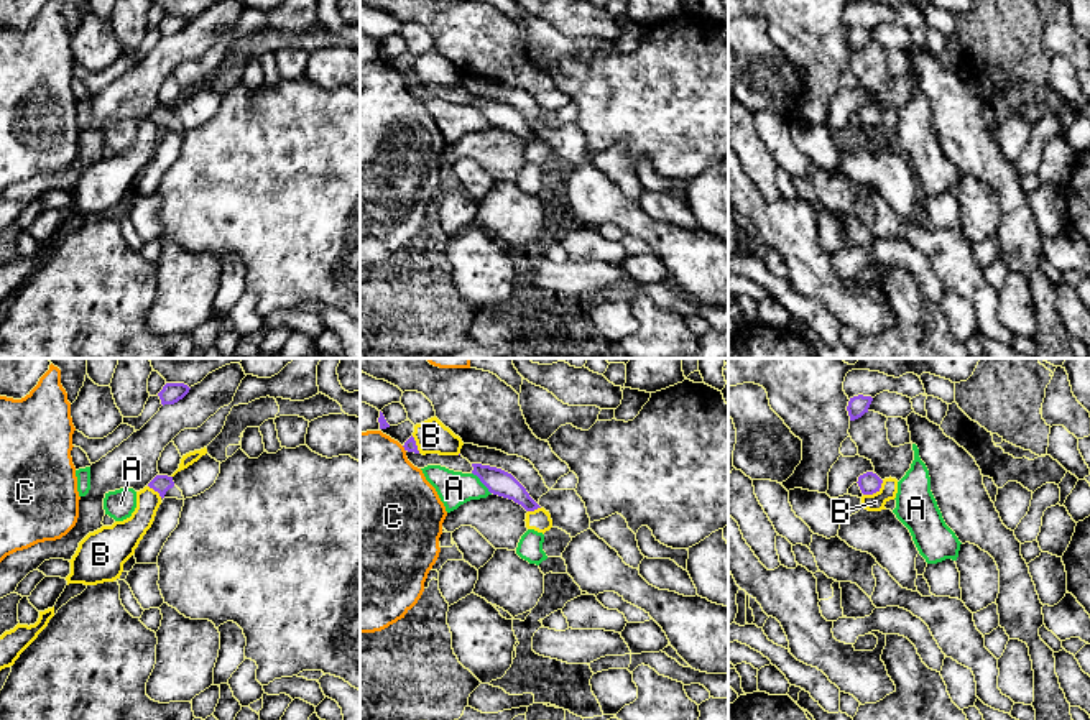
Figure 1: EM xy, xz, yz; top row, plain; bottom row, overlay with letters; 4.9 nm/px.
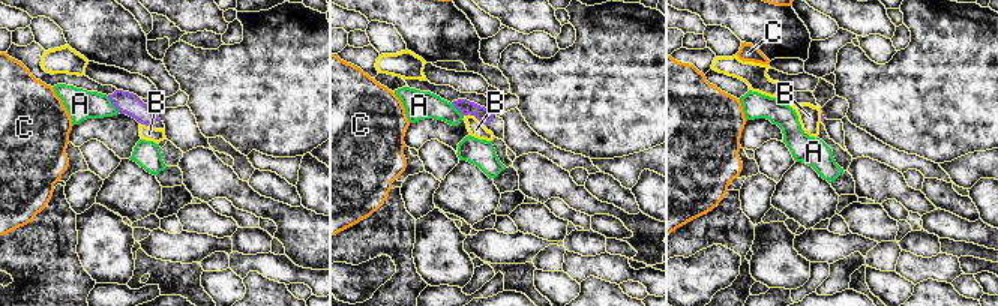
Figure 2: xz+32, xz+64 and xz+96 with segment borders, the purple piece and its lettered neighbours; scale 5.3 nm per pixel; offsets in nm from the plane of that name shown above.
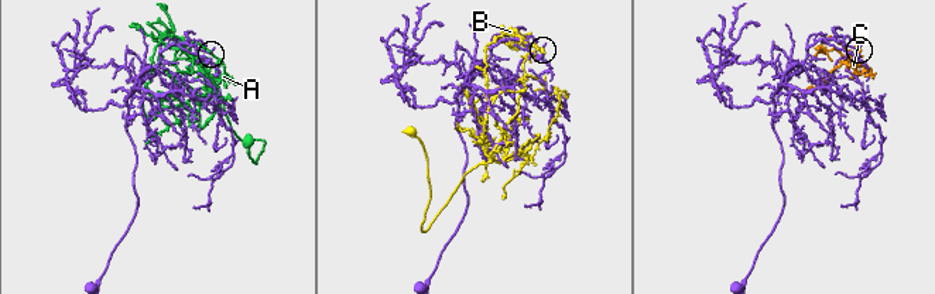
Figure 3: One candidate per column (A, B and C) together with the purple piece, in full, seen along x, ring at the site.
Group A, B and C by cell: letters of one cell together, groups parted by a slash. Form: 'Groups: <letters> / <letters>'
Groups: A / B / C

